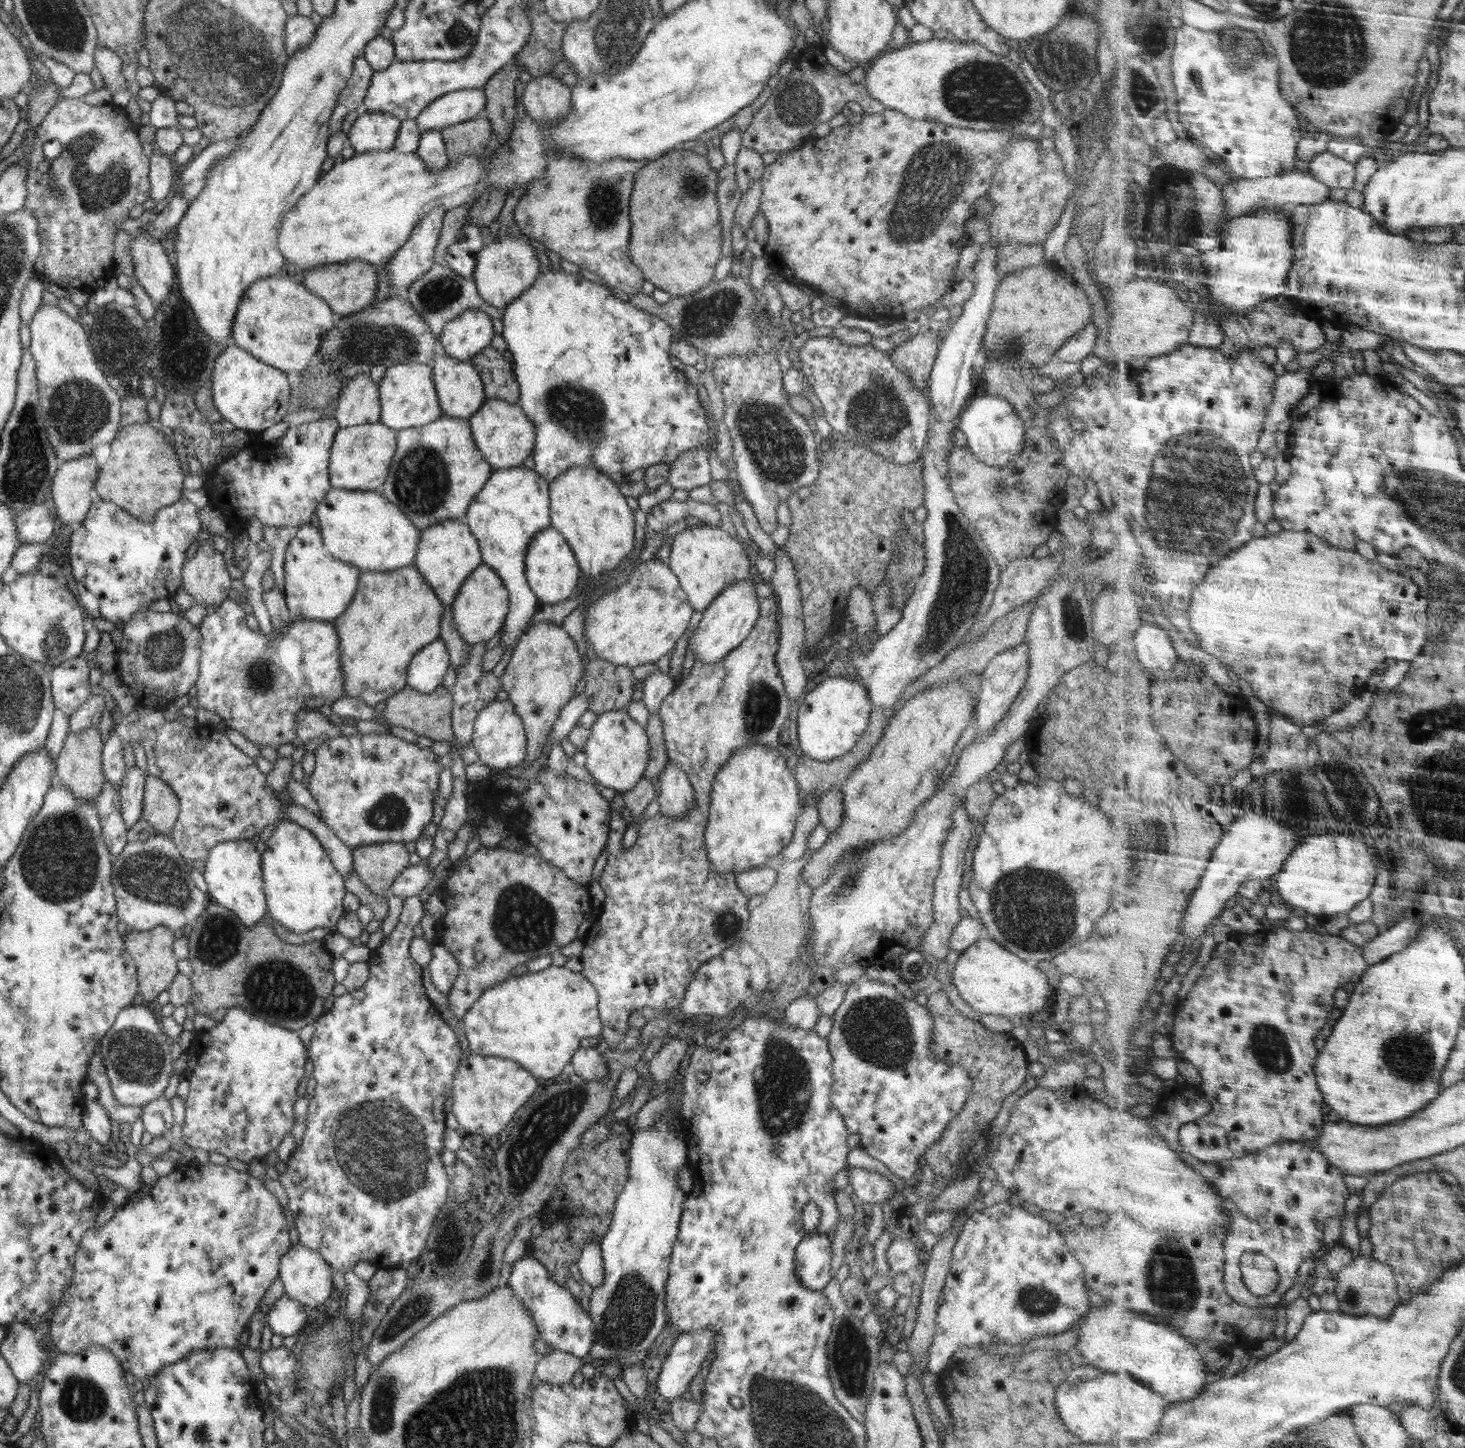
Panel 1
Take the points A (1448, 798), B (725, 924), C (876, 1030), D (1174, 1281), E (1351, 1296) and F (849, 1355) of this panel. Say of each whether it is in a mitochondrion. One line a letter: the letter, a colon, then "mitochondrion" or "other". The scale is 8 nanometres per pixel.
A: mitochondrion
B: mitochondrion
C: mitochondrion
D: mitochondrion
E: mitochondrion
F: mitochondrion

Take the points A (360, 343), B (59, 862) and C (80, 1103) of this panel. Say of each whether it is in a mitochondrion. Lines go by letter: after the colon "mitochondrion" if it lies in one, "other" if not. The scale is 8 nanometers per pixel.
A: mitochondrion
B: mitochondrion
C: other

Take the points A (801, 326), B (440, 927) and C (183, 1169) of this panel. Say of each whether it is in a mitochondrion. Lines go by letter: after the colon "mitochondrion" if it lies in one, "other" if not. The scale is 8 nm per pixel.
A: other
B: other
C: other

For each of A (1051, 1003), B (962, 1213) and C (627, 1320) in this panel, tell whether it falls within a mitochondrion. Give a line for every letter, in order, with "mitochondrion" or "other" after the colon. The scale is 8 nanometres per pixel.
A: other
B: other
C: mitochondrion

